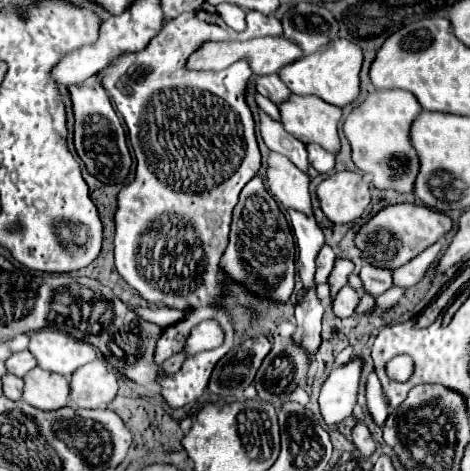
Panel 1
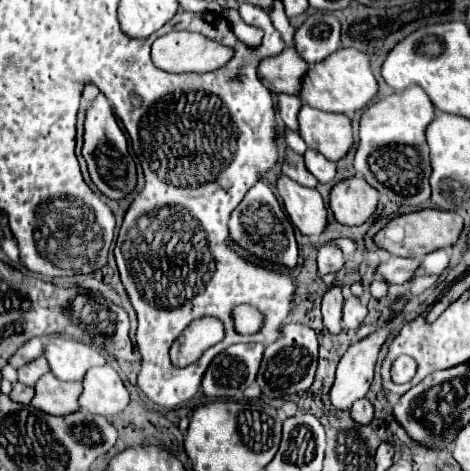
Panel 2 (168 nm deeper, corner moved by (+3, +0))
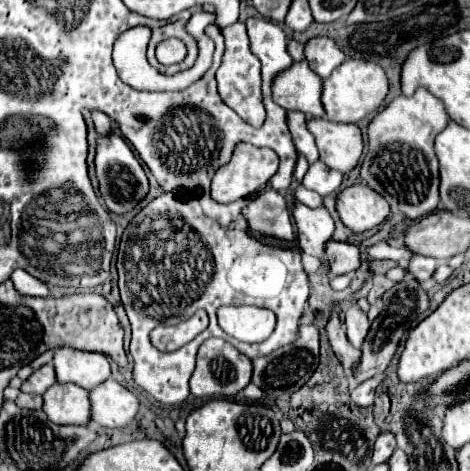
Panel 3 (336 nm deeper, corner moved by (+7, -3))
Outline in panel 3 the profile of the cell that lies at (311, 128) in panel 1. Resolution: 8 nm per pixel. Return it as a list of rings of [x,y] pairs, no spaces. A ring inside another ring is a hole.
[[[310,117],[308,129],[316,137],[320,161],[328,167],[350,173],[358,165],[364,153],[364,139],[358,125],[340,125],[324,117]]]

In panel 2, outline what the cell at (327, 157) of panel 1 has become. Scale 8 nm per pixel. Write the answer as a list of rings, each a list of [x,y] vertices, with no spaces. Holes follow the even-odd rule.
[[[308,148],[304,158],[306,158],[306,168],[318,178],[318,182],[326,184],[326,182],[330,182],[336,176],[336,164],[326,160],[320,152]]]

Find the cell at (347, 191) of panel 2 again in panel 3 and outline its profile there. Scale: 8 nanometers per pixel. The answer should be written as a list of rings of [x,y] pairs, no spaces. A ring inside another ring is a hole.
[[[366,183],[344,189],[338,195],[336,209],[342,223],[356,233],[380,225],[390,215],[388,201],[384,201],[384,197],[380,197],[380,193],[370,189]]]

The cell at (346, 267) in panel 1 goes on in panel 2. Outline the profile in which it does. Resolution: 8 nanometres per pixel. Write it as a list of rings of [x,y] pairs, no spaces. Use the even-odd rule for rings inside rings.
[[[330,286],[322,298],[322,316],[324,316],[324,326],[338,334],[342,330],[342,288],[340,286]]]

